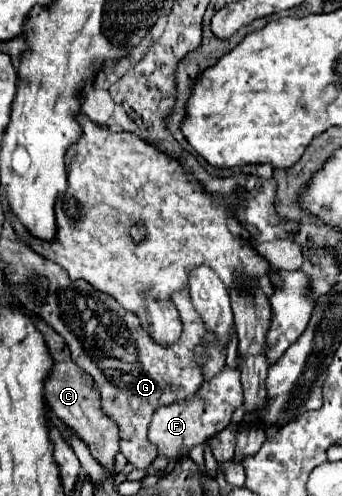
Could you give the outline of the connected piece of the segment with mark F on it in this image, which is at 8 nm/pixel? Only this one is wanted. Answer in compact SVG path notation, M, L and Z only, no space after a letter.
M241 353L237 355L237 363L233 367L223 367L217 377L203 383L193 397L181 403L171 403L155 411L151 427L149 427L149 439L155 443L157 451L167 457L177 457L177 453L185 449L193 449L195 445L207 441L211 435L223 431L233 411L243 403L243 389L241 389Z

